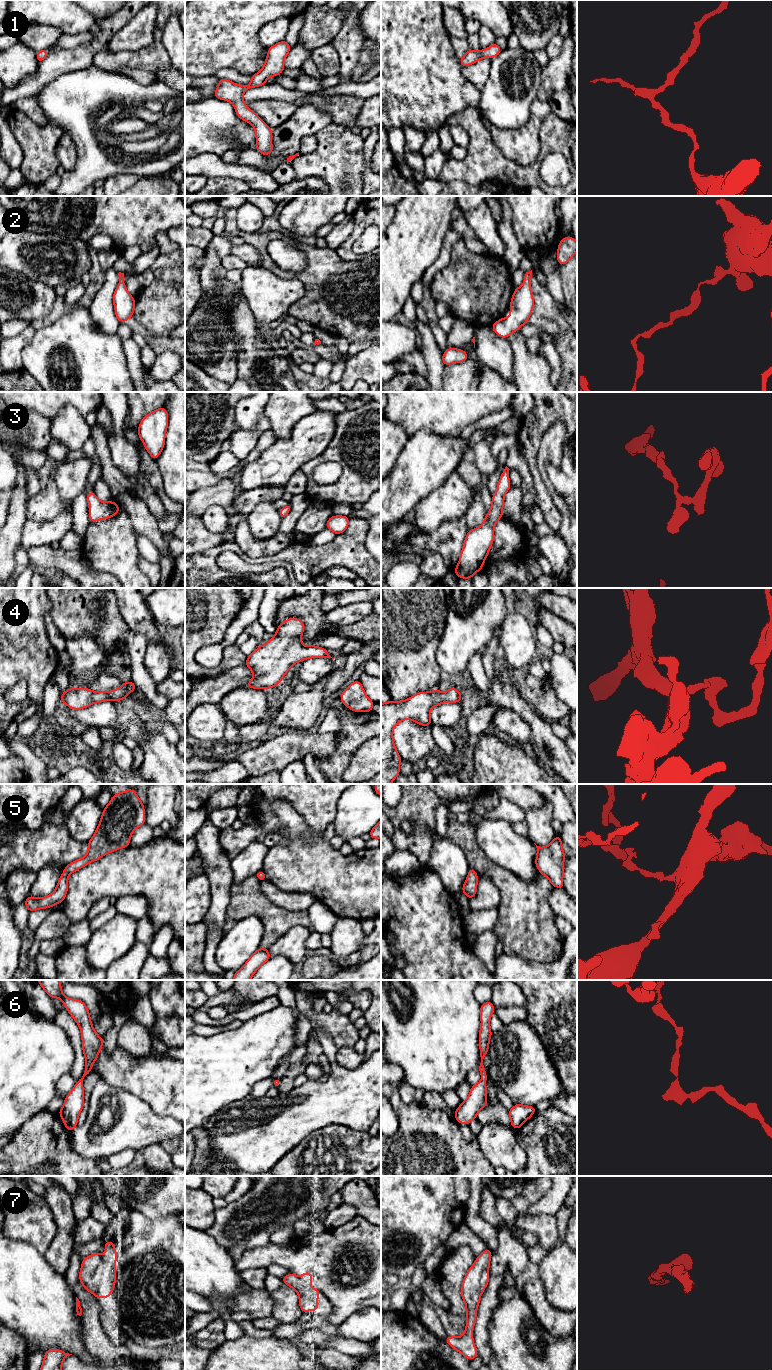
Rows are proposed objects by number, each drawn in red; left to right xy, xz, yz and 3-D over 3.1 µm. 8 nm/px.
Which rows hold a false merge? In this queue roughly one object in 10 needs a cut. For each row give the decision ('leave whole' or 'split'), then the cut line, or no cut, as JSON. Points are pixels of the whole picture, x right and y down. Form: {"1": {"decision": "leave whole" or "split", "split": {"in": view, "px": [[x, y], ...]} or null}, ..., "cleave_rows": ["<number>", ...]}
{"1": {"decision": "leave whole", "split": null}, "2": {"decision": "leave whole", "split": null}, "3": {"decision": "leave whole", "split": null}, "4": {"decision": "leave whole", "split": null}, "5": {"decision": "leave whole", "split": null}, "6": {"decision": "leave whole", "split": null}, "7": {"decision": "leave whole", "split": null}, "cleave_rows": []}

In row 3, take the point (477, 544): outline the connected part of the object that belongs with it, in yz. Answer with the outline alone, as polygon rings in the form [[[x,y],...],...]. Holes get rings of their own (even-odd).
[[[506,466],[492,496],[492,504],[484,522],[478,528],[467,532],[458,565],[454,569],[458,578],[471,579],[482,570],[485,559],[494,541],[495,524],[503,516],[504,496],[511,488],[509,468]]]

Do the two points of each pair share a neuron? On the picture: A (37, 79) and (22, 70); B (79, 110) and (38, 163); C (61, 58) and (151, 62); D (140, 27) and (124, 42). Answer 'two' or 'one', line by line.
A: two
B: two
C: two
D: one

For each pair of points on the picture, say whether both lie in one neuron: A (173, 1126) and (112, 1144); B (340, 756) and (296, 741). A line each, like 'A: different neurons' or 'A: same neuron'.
A: same neuron
B: different neurons

